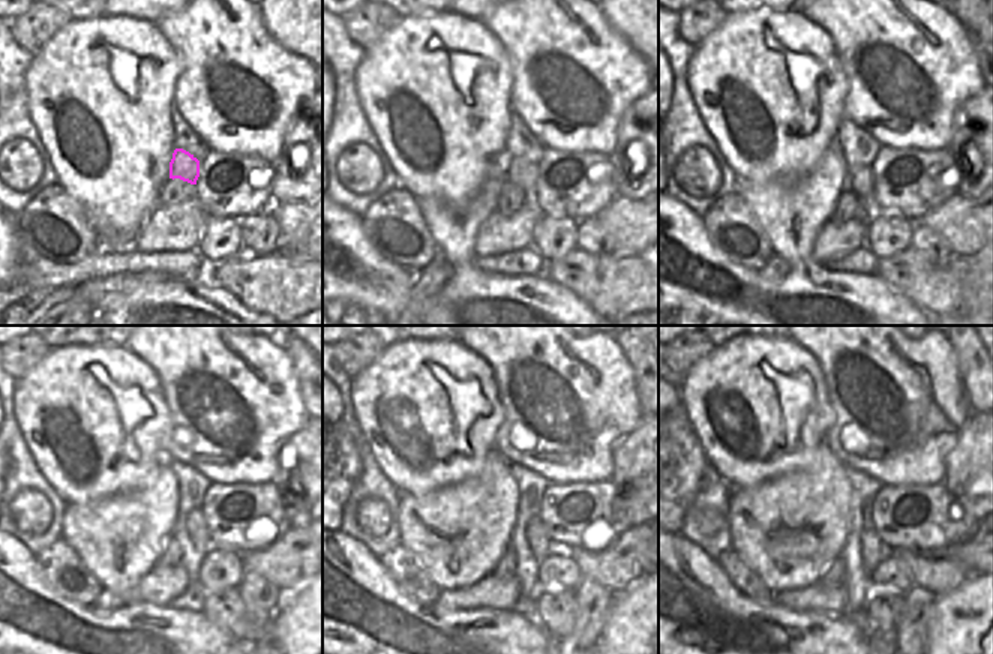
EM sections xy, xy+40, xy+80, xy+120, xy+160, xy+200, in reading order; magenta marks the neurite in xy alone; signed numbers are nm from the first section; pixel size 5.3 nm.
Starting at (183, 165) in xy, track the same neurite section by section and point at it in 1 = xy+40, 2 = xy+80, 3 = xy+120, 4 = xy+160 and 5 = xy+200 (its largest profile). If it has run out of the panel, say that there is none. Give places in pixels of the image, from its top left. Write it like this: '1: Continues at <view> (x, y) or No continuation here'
1: Continues at xy+40 (521, 171)
2: Continues at xy+80 (861, 182)
3: Continues at xy+120 (194, 522)
4: Continues at xy+160 (537, 539)
5: Continues at xy+200 (873, 549).

